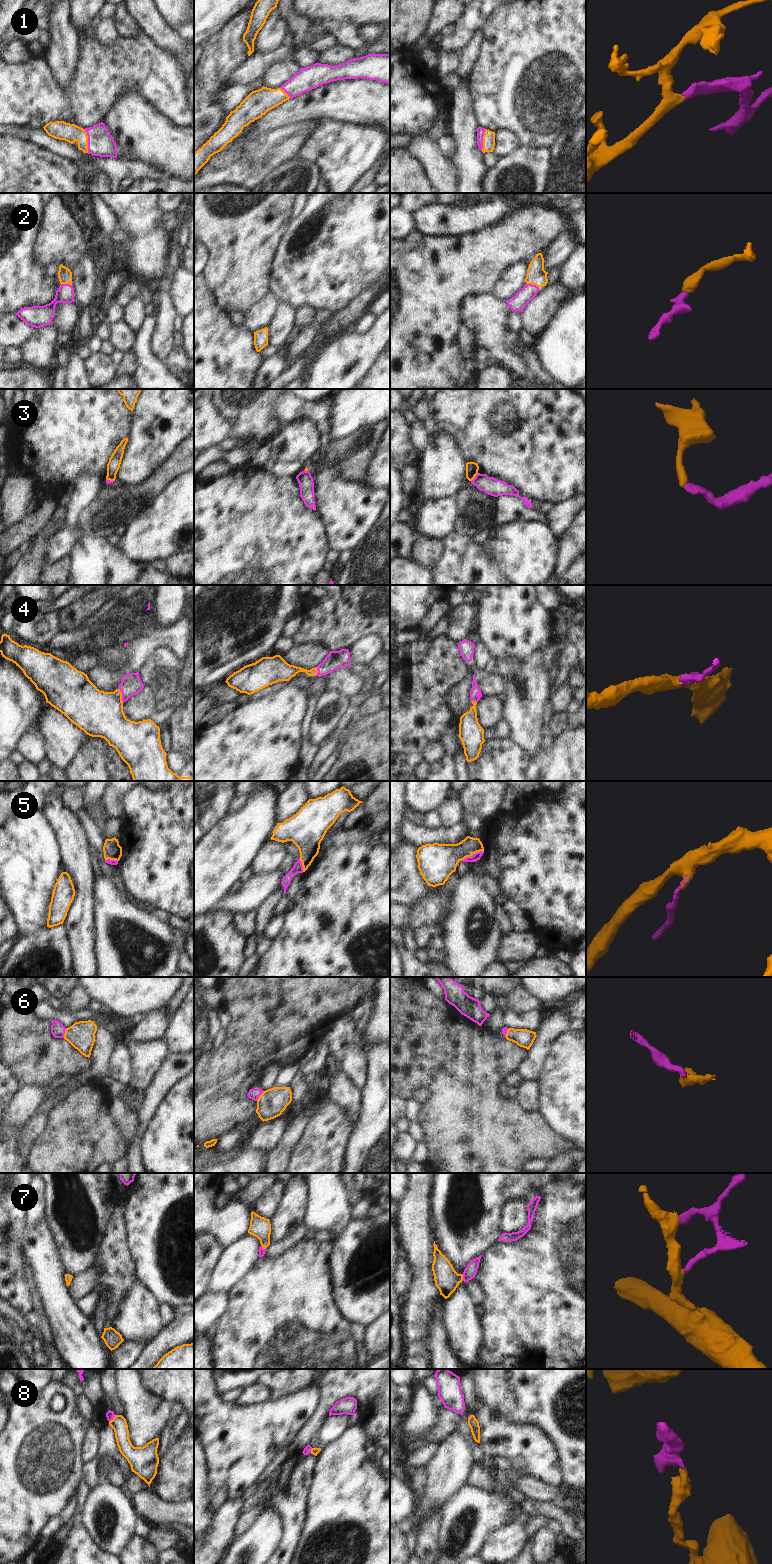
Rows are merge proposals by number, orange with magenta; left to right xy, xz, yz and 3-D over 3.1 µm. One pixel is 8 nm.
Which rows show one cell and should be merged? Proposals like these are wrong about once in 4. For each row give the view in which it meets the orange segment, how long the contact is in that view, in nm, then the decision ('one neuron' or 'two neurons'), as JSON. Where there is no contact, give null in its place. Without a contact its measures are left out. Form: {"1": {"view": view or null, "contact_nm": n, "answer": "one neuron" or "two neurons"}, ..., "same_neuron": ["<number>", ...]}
{"1": {"view": "xy", "contact_nm": 200, "answer": "one neuron"}, "2": {"view": "yz", "contact_nm": 110, "answer": "one neuron"}, "3": {"view": "yz", "contact_nm": 90, "answer": "two neurons"}, "4": {"view": "xy", "contact_nm": 130, "answer": "one neuron"}, "5": {"view": "yz", "contact_nm": 200, "answer": "one neuron"}, "6": {"view": "xy", "contact_nm": 80, "answer": "one neuron"}, "7": {"view": "yz", "contact_nm": 50, "answer": "one neuron"}, "8": {"view": "xy", "contact_nm": 80, "answer": "one neuron"}, "same_neuron": ["1", "2", "4", "5", "6", "7", "8"]}

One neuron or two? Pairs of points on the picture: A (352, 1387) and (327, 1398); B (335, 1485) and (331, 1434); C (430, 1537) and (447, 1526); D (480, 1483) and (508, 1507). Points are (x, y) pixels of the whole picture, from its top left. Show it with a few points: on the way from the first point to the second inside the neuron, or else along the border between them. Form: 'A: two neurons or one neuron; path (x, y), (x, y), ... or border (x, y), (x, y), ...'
A: one neuron; path (346, 1387), (338, 1387), (333, 1392)
B: two neurons; border (350, 1425), (324, 1446)
C: two neurons; border (441, 1512), (437, 1538), (439, 1551), (437, 1553)
D: two neurons; border (470, 1485), (488, 1493), (496, 1493), (498, 1491)

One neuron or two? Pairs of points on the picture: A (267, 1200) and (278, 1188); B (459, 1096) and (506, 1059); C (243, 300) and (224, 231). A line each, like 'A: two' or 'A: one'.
A: one
B: one
C: one

